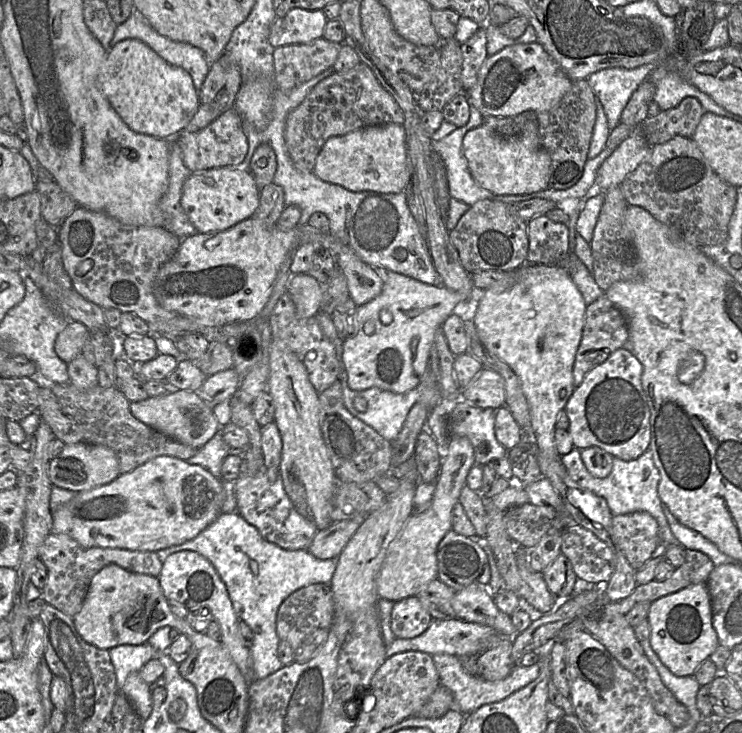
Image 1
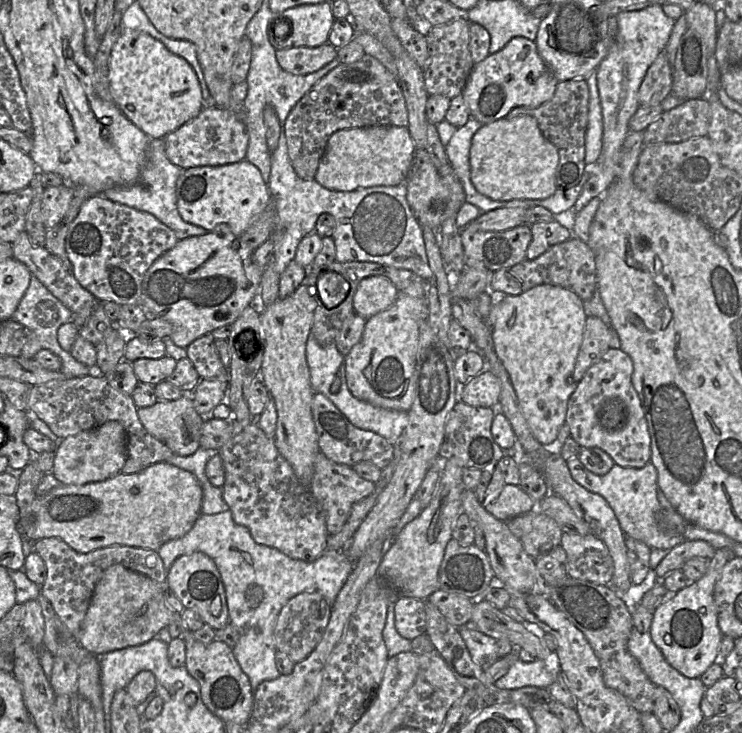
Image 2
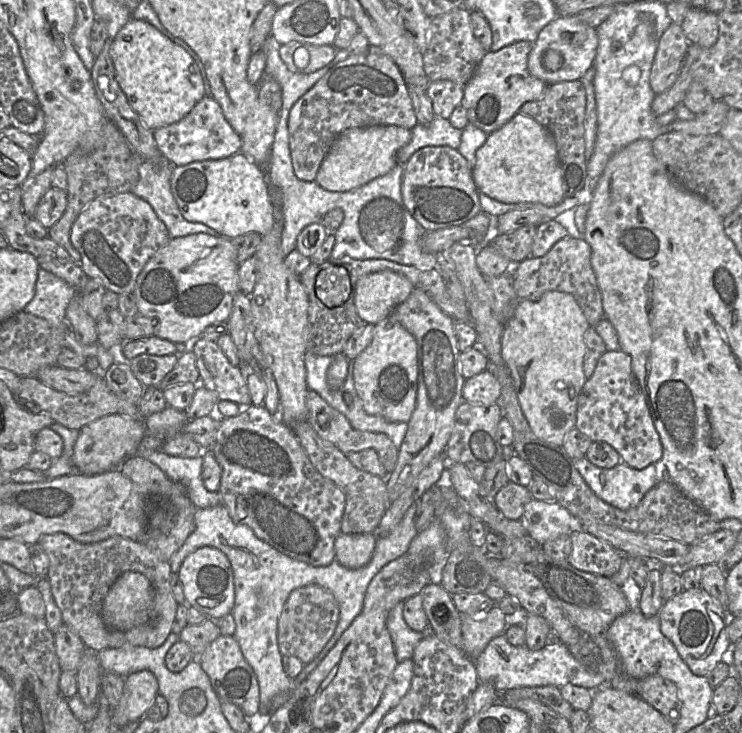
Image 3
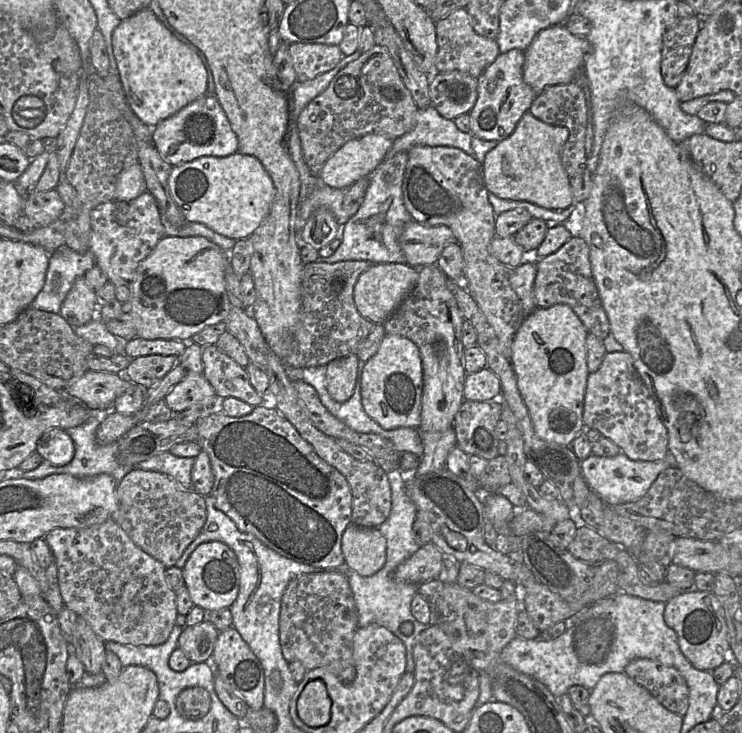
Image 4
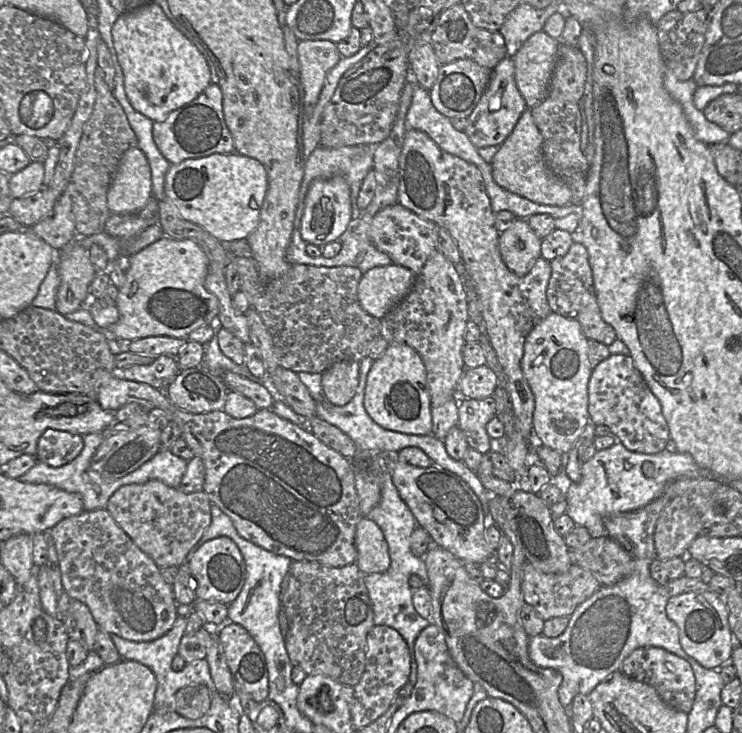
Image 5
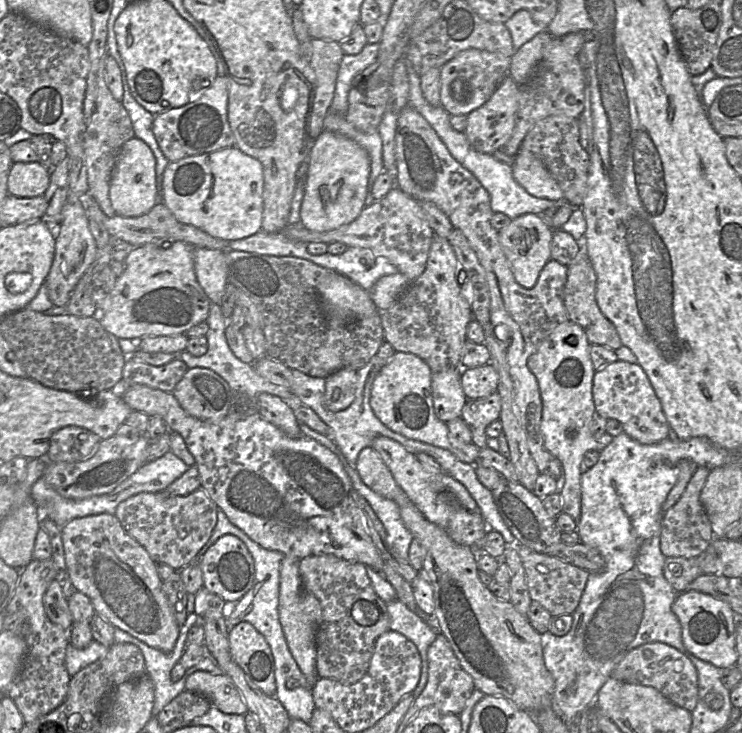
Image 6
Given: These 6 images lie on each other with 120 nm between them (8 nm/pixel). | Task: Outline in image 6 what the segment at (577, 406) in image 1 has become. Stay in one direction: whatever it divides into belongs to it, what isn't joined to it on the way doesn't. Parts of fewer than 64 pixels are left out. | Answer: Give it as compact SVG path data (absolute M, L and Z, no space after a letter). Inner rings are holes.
M616 360L594 372L592 396L595 415L605 419L616 419L622 424L623 432L642 444L655 444L669 438L670 426L663 413L661 402L657 397L646 373L638 363Z

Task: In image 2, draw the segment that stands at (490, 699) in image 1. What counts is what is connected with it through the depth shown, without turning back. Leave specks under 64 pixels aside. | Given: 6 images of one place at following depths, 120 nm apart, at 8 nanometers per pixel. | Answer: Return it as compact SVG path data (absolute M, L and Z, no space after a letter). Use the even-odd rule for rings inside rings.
M518 659L506 675L495 682L495 685L501 689L518 689L527 686L549 688L555 683L558 675L547 668L544 660L524 662Z

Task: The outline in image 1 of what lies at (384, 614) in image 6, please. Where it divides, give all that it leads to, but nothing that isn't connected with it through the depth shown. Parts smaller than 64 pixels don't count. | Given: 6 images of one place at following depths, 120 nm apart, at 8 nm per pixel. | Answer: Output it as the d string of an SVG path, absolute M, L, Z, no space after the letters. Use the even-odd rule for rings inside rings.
M316 583L291 593L279 606L276 632L280 640L287 641L293 652L294 662L311 659L325 643L334 619L334 601L329 584Z

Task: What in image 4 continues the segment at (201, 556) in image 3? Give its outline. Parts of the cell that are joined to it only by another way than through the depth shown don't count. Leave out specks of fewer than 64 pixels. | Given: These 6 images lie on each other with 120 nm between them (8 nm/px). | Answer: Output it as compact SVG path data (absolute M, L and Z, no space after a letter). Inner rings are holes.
M211 541L200 544L182 568L184 584L195 606L209 612L229 608L239 591L239 564L235 553L224 543Z

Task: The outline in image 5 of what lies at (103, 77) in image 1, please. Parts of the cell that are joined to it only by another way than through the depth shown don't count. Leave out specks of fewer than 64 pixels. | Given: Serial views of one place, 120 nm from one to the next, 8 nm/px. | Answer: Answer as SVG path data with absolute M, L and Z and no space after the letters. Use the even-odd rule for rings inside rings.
M154 1L121 14L112 27L113 44L122 68L125 92L135 110L153 122L162 122L168 115L195 100L211 84L211 73L204 55L190 38L190 29L172 22Z

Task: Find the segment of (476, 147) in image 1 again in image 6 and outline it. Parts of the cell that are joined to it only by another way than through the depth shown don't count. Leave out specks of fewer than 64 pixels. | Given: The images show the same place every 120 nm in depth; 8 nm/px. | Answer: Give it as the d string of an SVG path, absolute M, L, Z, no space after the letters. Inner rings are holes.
M520 148L512 162L514 179L532 196L553 201L564 199L556 180L531 151Z

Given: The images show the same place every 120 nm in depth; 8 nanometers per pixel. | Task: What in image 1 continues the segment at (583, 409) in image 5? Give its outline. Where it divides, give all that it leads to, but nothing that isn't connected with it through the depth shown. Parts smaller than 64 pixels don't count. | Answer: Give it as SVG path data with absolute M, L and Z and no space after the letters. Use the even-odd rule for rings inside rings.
M531 264L518 268L518 281L501 293L485 290L472 311L477 334L484 347L506 363L518 377L527 400L536 453L544 457L561 458L555 447L556 419L575 390L573 366L581 341L586 303L569 272L559 265Z

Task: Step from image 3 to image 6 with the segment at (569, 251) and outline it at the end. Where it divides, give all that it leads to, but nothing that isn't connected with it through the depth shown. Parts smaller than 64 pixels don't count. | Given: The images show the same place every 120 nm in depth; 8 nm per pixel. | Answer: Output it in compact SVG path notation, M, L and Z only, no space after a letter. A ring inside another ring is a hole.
M581 249L581 256L568 266L567 281L563 290L563 301L567 311L568 321L576 323L582 327L590 344L602 345L611 350L616 350L621 347L622 343L615 326L603 315L597 305L596 273L587 255L583 254L583 249Z

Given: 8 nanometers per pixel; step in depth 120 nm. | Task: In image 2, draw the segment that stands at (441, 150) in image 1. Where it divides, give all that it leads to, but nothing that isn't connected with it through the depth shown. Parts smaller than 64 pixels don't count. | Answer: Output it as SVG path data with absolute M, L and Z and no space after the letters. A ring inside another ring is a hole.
M470 117L464 126L456 130L445 147L450 164L463 186L468 203L473 202L470 167L471 142L476 131L483 125L475 117Z

